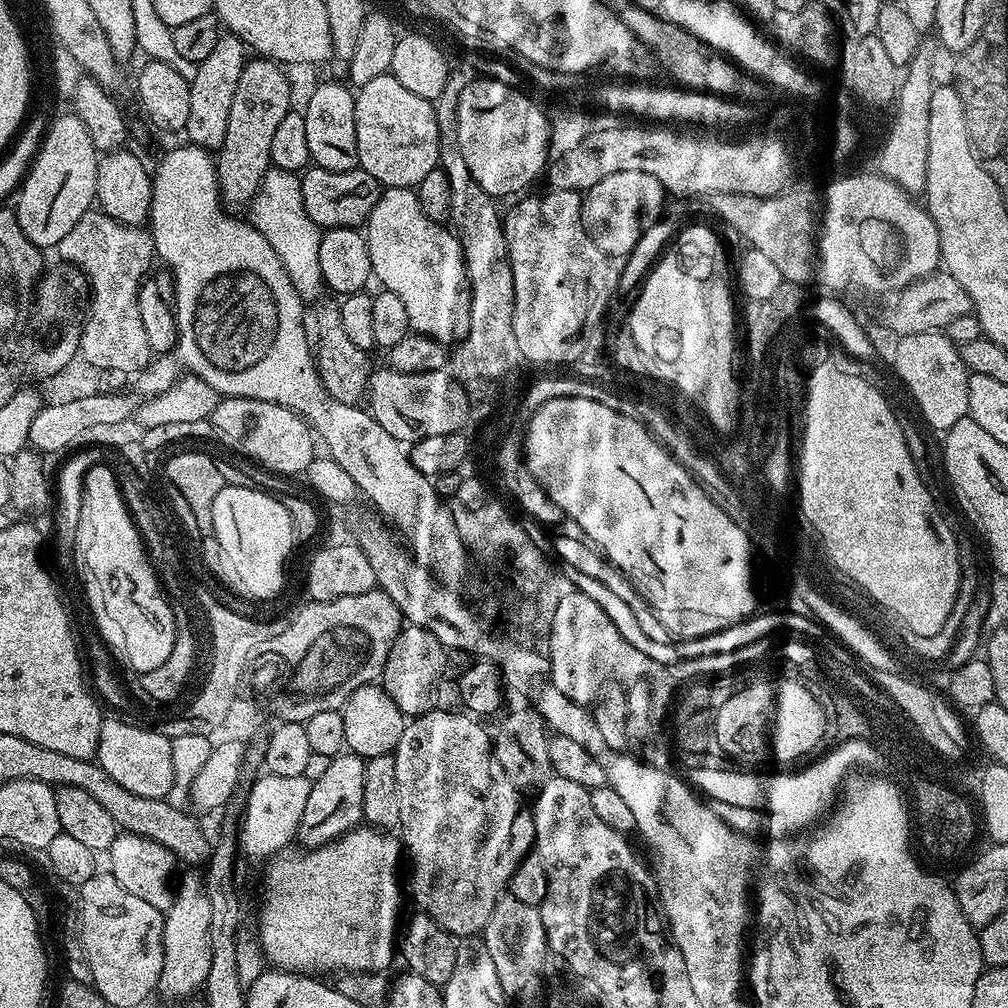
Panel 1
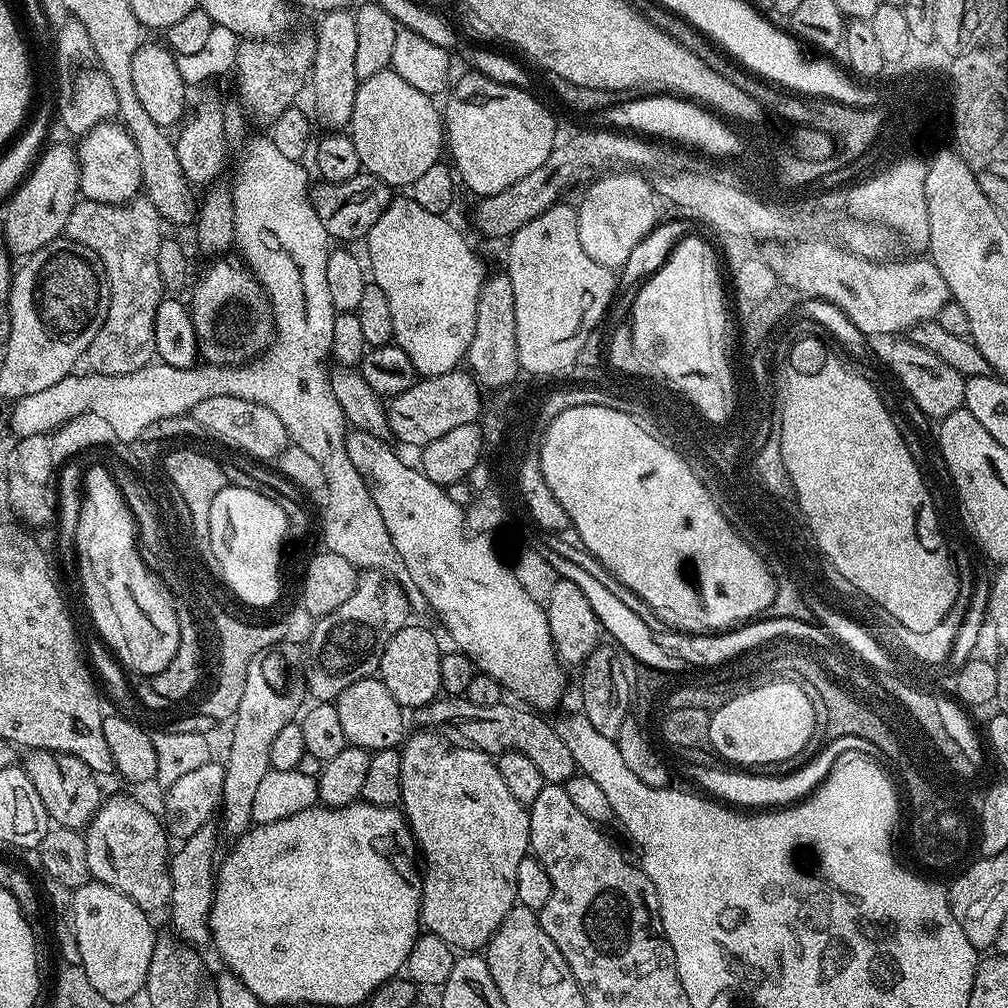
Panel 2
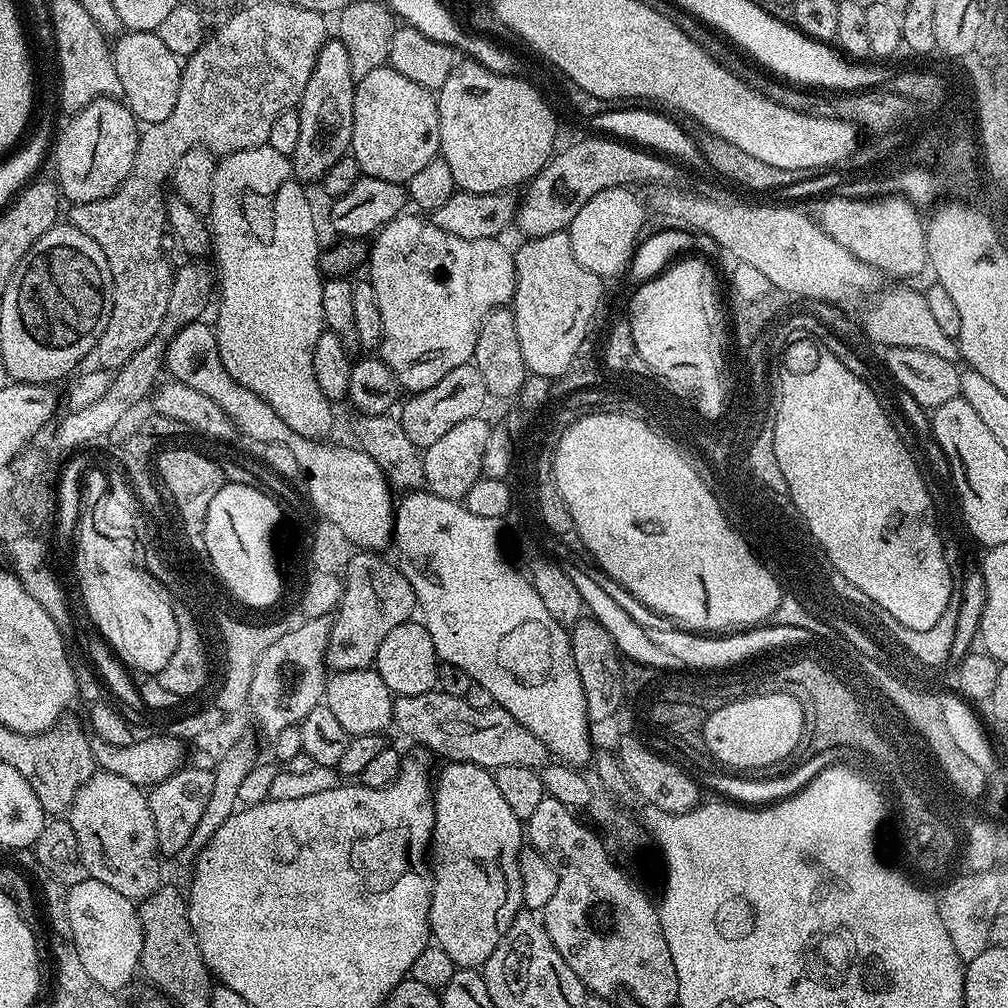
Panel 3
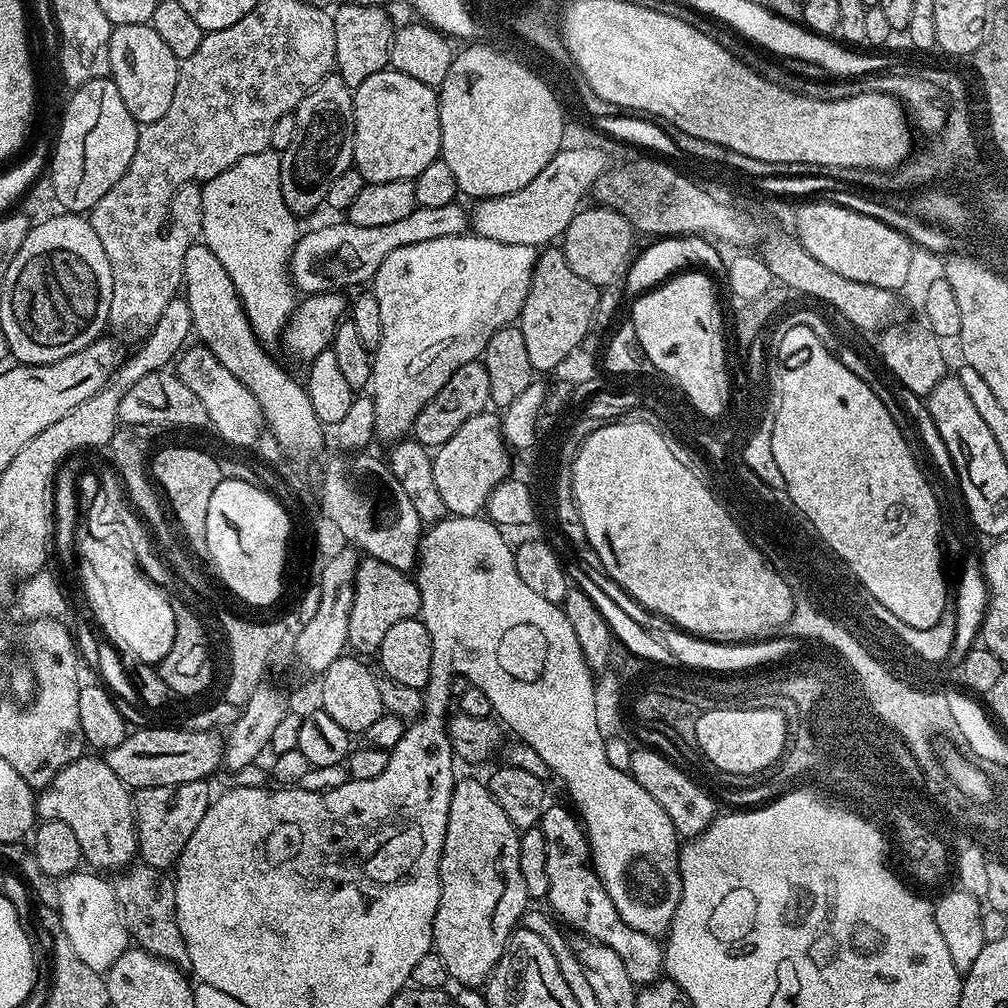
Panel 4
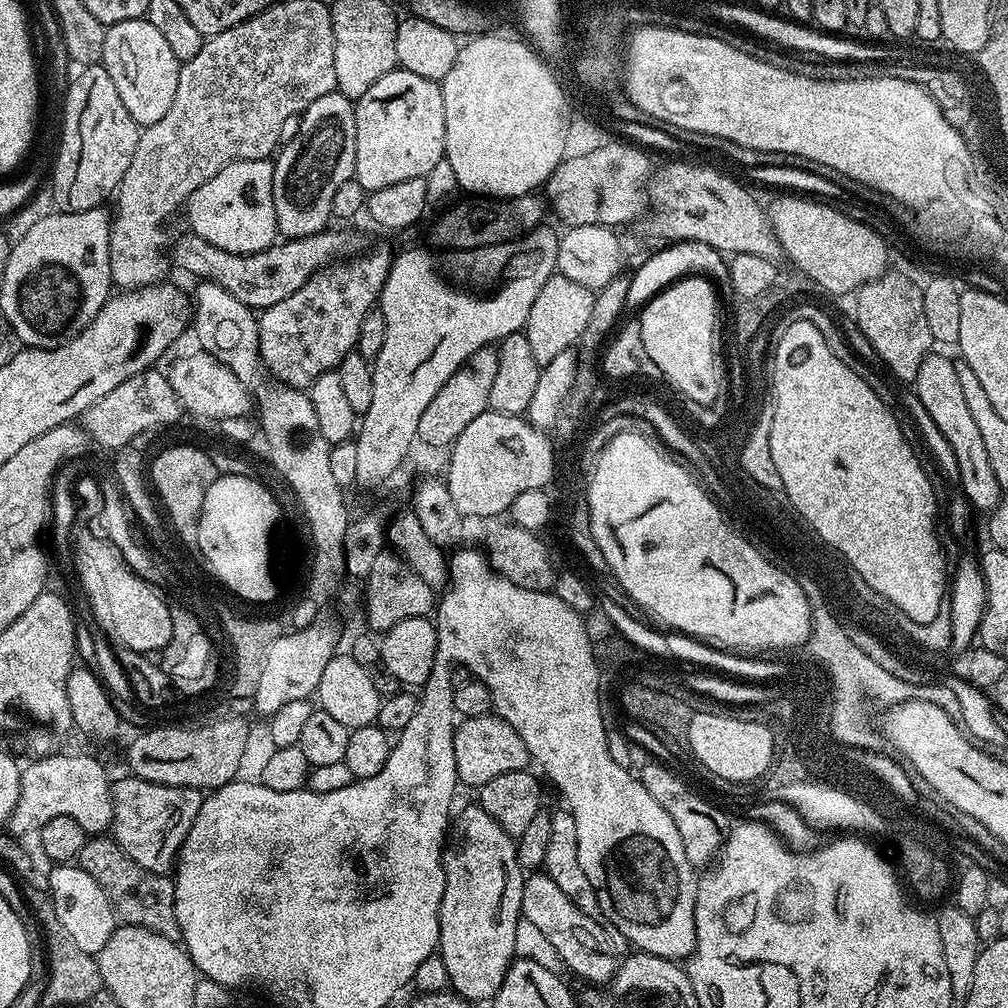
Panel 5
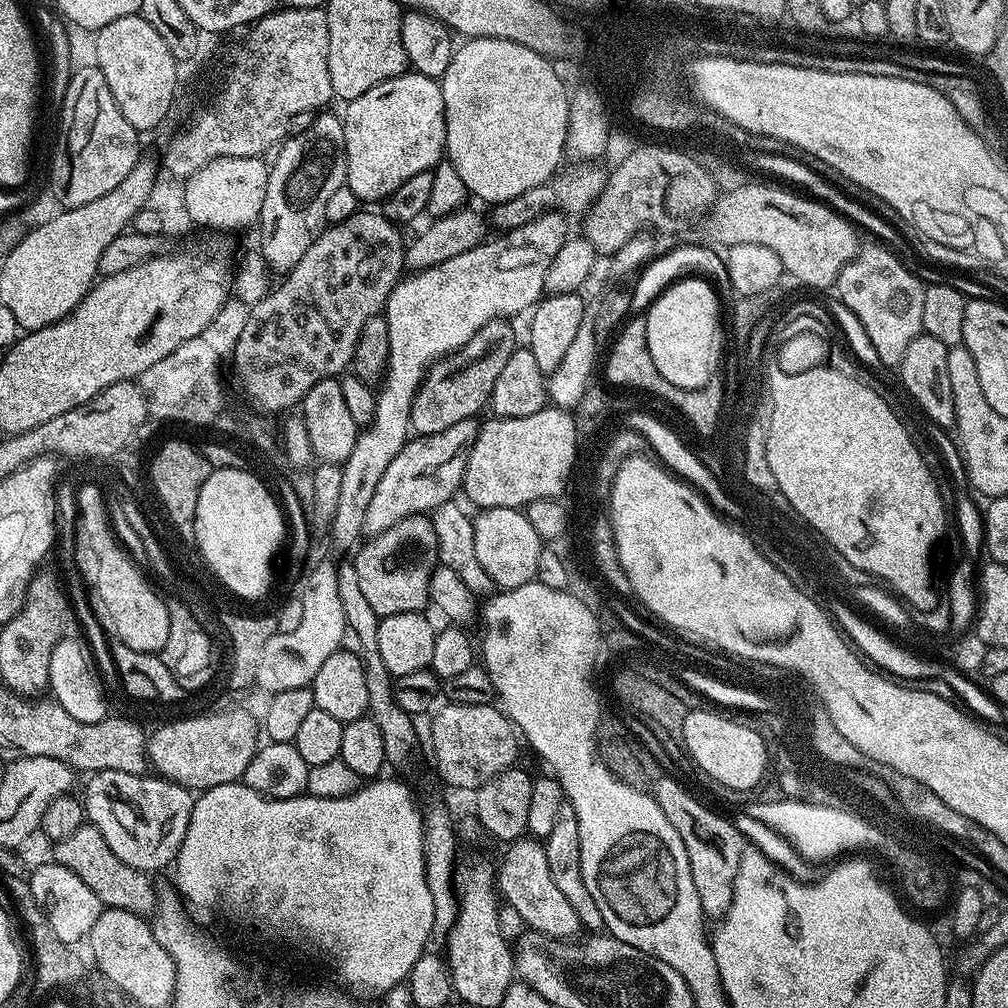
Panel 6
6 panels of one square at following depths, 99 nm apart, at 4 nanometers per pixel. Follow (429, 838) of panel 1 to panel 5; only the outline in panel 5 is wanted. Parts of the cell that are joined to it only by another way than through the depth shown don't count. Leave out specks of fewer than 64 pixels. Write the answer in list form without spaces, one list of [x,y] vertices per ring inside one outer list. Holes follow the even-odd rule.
[[[472,802],[472,804],[466,805],[457,816],[455,813],[454,823],[450,828],[450,839],[447,841],[444,850],[444,893],[442,894],[442,906],[440,907],[438,955],[442,958],[442,962],[446,962],[446,974],[448,975],[451,991],[458,993],[464,1000],[473,1002],[479,1002],[479,1000],[484,1000],[484,1002],[491,1001],[502,986],[502,978],[506,978],[508,968],[516,956],[516,927],[522,918],[520,907],[522,906],[525,875],[525,869],[520,867],[516,857],[516,840],[510,834],[506,834],[506,830],[502,830],[502,826],[498,826],[498,822],[494,822],[494,818],[490,818],[490,814],[486,814],[486,810],[482,810],[479,803]]]

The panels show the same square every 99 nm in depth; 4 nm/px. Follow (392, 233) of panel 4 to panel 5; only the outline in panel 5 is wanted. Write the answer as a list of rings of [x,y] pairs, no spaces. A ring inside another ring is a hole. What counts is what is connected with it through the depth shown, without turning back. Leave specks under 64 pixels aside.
[[[325,230],[310,234],[306,238],[277,242],[265,252],[245,256],[218,250],[218,246],[210,246],[206,238],[185,234],[177,240],[175,237],[170,248],[170,260],[175,267],[177,264],[182,271],[189,272],[195,278],[210,280],[224,290],[230,290],[230,294],[234,294],[234,298],[238,298],[238,302],[248,308],[263,310],[290,297],[290,294],[301,289],[316,272],[321,272],[333,262],[347,257],[351,248],[359,246],[360,240],[354,233],[332,231]]]

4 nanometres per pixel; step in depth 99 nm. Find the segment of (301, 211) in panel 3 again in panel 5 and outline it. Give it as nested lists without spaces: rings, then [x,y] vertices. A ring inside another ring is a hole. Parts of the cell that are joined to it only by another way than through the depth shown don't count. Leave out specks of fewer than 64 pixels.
[[[239,160],[214,174],[210,182],[202,182],[194,194],[190,194],[186,205],[191,235],[206,238],[210,246],[226,250],[230,254],[254,254],[265,252],[277,243],[276,215],[274,214],[274,163],[267,160]]]

